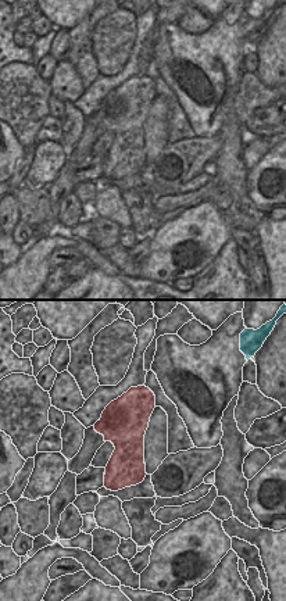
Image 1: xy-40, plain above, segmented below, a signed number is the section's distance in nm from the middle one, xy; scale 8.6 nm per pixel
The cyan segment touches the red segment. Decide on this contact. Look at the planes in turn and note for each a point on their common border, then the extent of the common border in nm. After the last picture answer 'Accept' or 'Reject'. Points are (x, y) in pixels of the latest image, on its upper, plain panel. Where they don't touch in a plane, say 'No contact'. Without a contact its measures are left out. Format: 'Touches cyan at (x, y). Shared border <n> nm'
No contact.

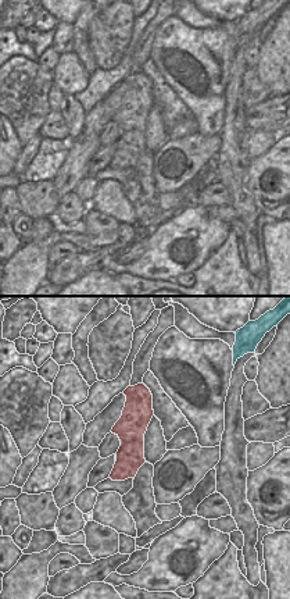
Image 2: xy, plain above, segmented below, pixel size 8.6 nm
Touches cyan at (115, 146). Shared border 80 nm.

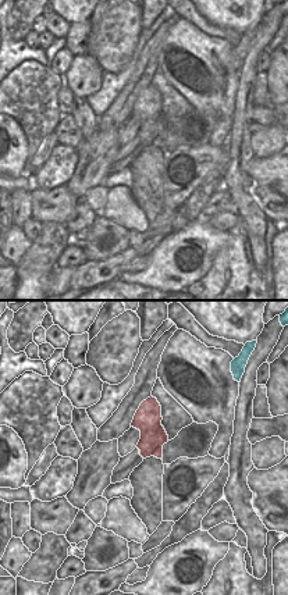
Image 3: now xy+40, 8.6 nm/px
Touches cyan at (139, 141). Shared border 50 nm.

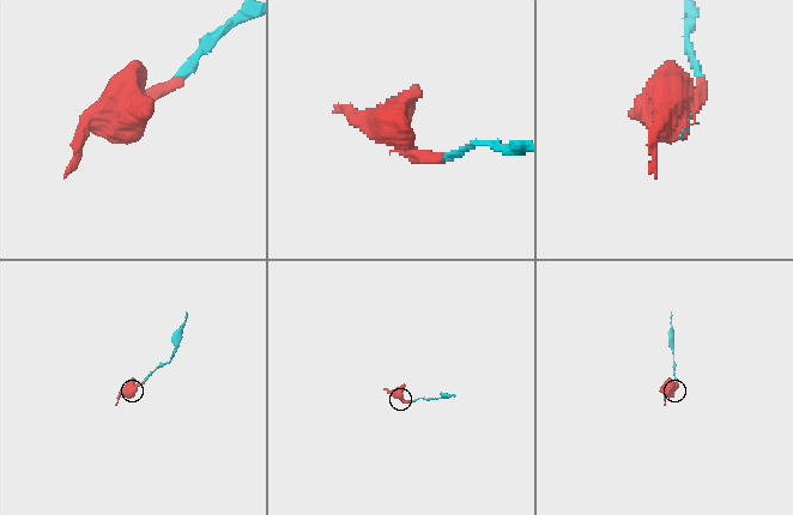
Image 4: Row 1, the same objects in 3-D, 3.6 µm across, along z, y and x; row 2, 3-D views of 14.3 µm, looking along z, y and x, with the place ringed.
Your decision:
Reject.

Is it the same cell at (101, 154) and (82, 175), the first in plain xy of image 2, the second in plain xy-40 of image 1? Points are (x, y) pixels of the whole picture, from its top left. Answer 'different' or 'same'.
same

